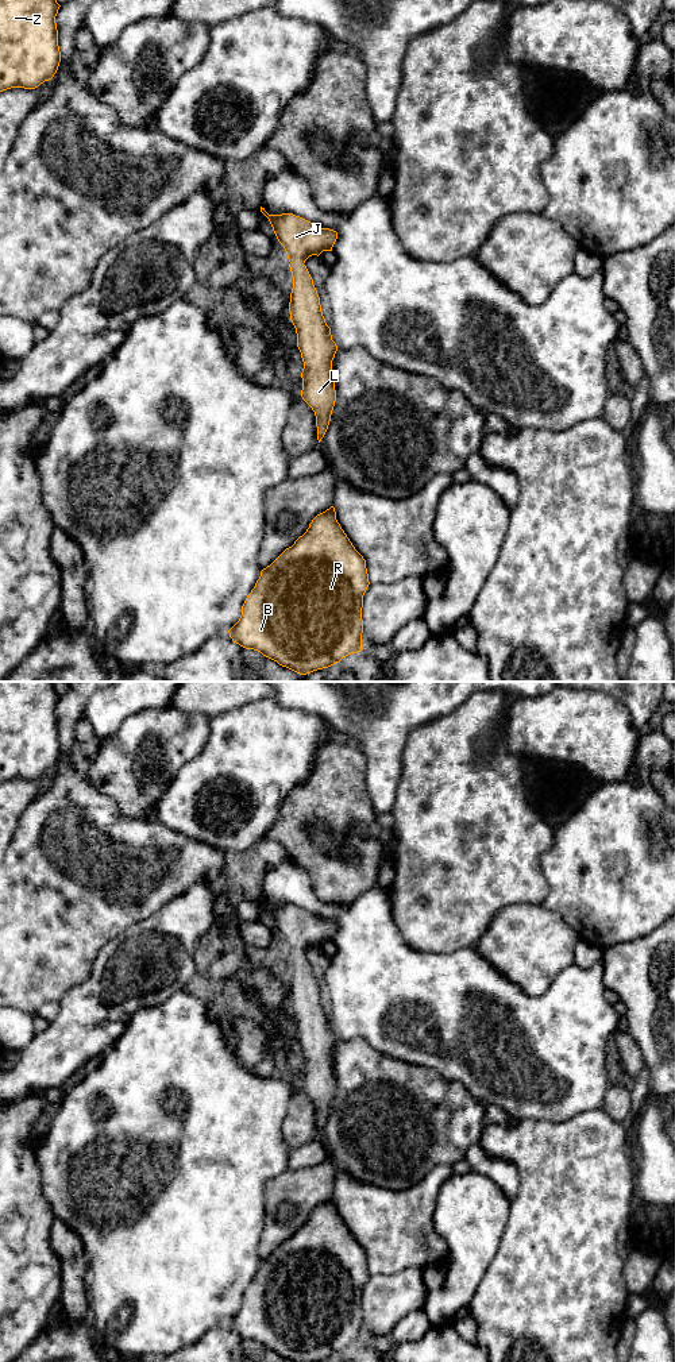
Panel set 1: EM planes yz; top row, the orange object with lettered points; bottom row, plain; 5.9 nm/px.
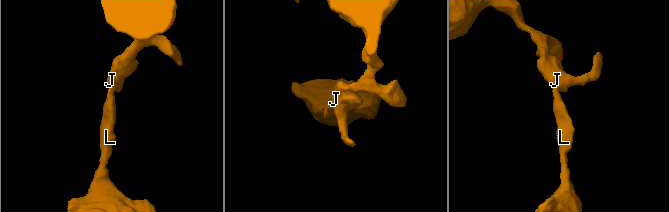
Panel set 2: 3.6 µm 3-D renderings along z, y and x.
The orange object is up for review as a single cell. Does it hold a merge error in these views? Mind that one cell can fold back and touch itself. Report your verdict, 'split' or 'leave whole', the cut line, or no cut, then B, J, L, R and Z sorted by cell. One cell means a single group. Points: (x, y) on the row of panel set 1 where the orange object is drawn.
leave whole; cut none; groups B J L R Z

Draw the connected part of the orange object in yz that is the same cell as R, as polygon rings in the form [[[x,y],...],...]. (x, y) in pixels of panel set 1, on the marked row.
[[[335,508],[317,514],[306,532],[261,571],[247,595],[239,621],[228,630],[234,643],[254,649],[300,675],[328,668],[343,657],[362,651],[363,595],[369,587],[366,560],[355,549],[336,520]]]

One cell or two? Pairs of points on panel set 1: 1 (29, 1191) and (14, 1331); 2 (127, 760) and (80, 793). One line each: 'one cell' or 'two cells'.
1: one cell
2: two cells

